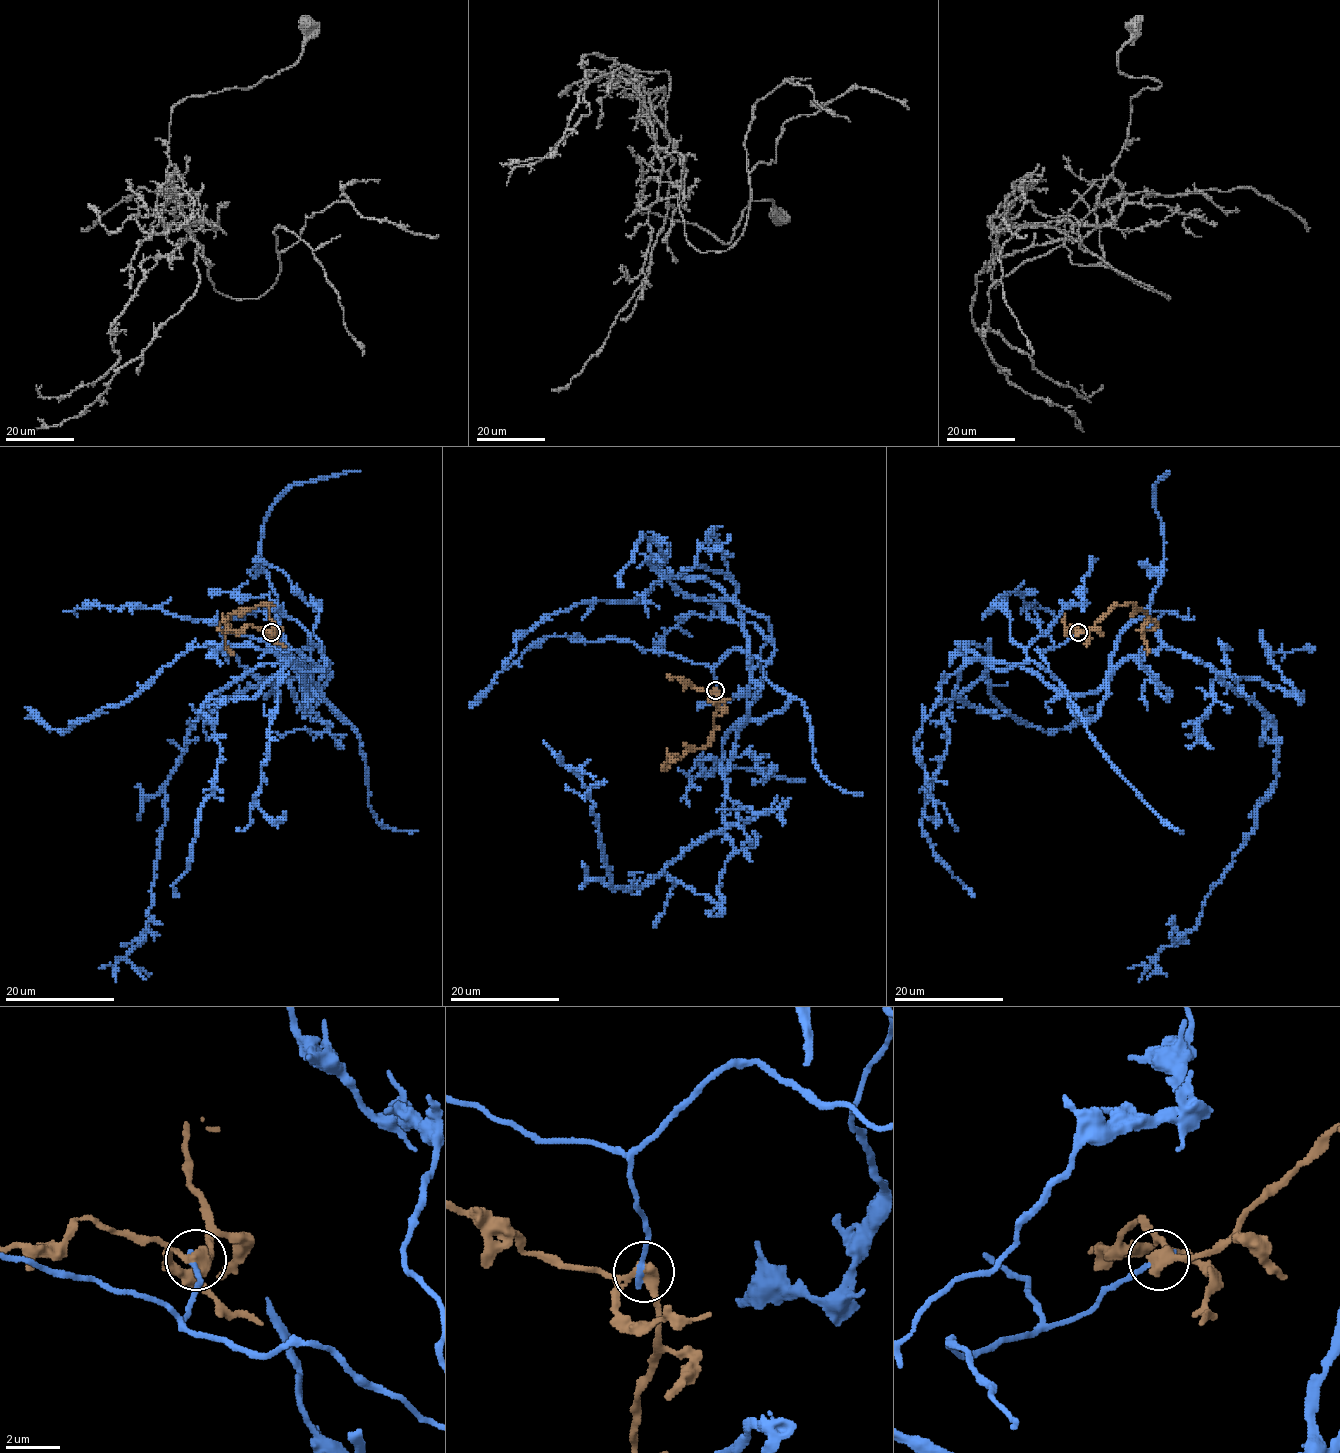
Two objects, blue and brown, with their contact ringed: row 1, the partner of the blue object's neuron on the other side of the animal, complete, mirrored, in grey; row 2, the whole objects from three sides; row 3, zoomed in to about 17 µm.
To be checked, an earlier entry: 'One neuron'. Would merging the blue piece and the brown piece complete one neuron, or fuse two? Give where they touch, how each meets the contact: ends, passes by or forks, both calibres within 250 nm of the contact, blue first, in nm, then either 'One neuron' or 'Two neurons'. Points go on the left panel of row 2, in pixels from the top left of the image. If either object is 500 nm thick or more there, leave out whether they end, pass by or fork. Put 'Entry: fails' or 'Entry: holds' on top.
Entry: fails
Place: (271, 632). At the ring blue ends. At the ring brown passes by. Thickness 280 nm (blue) against 420 nm. Two neurons

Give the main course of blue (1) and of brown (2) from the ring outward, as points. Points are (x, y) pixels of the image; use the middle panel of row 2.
1: (716, 690), (742, 649), (788, 704), (742, 726), (724, 826), (642, 886), (607, 884), (589, 790), (544, 741)
2: (716, 690), (718, 701), (712, 740), (699, 749), (687, 751), (663, 768), (669, 756), (679, 759)

